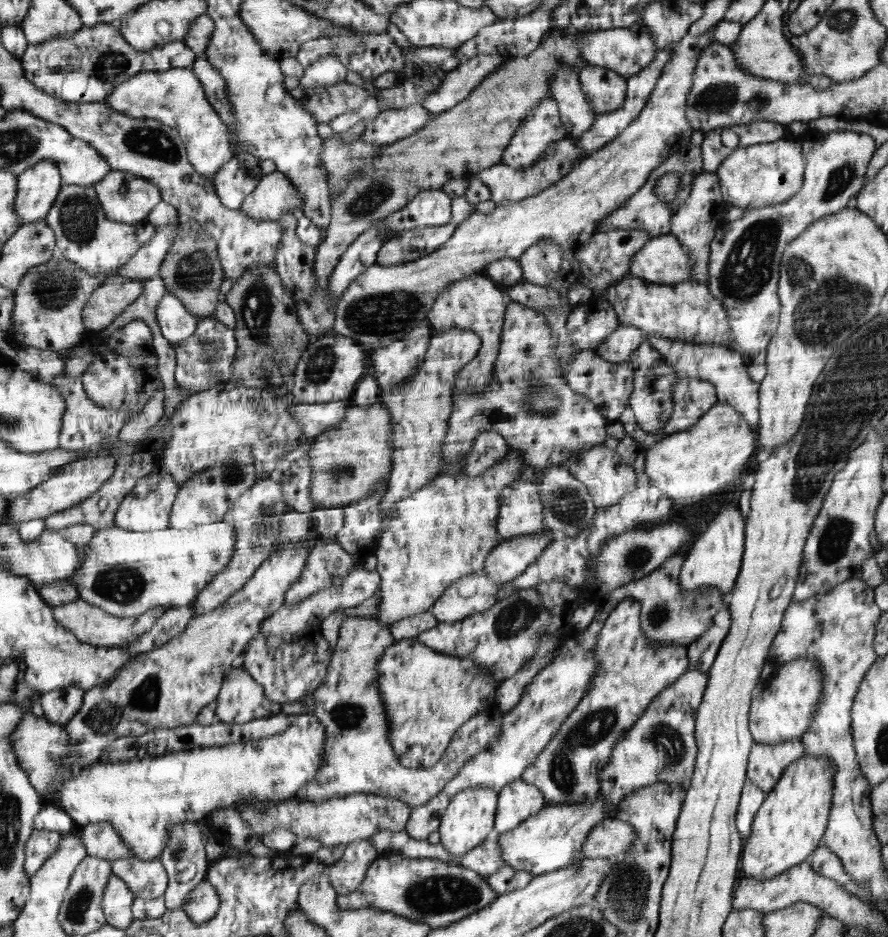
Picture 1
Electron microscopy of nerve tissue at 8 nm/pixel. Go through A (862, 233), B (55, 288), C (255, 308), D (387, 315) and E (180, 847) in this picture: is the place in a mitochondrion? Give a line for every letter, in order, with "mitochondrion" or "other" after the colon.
A: other
B: mitochondrion
C: mitochondrion
D: mitochondrion
E: mitochondrion

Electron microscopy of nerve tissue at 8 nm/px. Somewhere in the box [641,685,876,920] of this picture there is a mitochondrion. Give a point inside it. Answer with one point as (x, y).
(670, 747)

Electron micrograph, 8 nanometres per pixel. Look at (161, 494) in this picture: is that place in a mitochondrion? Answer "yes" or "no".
no

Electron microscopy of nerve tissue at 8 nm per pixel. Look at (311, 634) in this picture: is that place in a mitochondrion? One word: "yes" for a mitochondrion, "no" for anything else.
no

